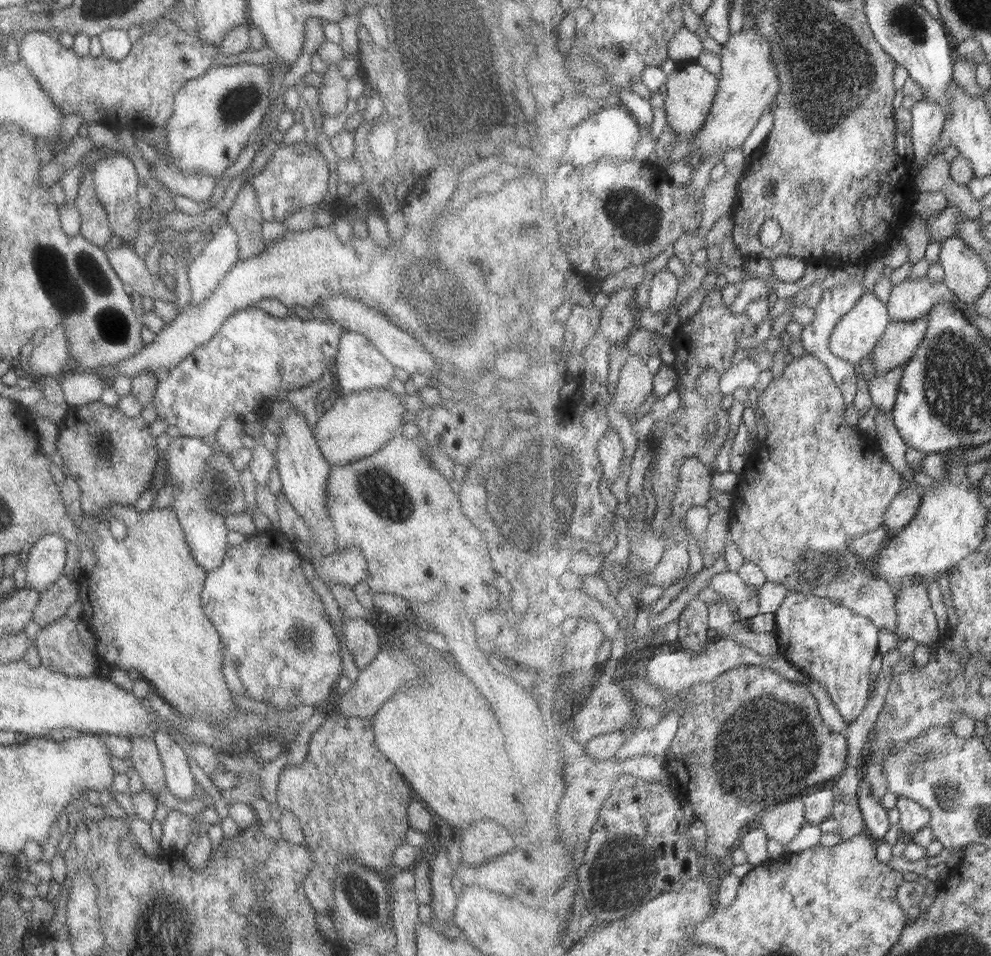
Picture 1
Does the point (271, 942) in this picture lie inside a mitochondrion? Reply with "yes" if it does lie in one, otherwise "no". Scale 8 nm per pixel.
yes

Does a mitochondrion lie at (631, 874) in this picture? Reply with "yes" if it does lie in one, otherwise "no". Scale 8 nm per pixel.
yes

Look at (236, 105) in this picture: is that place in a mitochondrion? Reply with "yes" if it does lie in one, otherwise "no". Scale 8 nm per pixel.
yes

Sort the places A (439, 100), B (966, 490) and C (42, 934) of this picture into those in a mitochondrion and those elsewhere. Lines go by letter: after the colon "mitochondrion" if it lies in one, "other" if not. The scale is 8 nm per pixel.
A: mitochondrion
B: other
C: other

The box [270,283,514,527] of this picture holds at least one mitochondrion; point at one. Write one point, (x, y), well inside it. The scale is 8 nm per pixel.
(392, 505)

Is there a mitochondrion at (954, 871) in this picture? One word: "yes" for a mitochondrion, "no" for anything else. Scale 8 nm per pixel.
no

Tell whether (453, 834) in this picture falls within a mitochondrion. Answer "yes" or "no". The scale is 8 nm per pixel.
no

